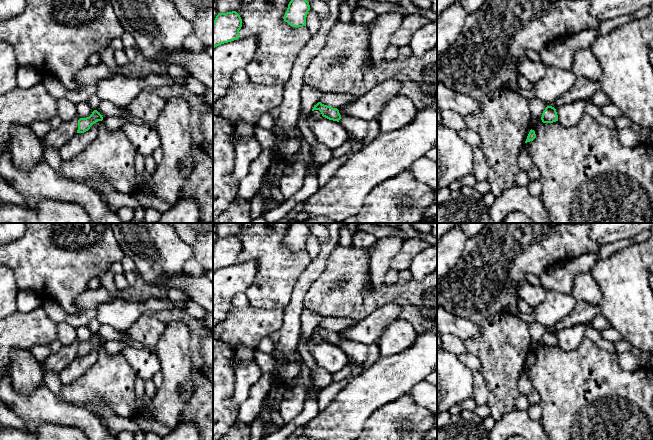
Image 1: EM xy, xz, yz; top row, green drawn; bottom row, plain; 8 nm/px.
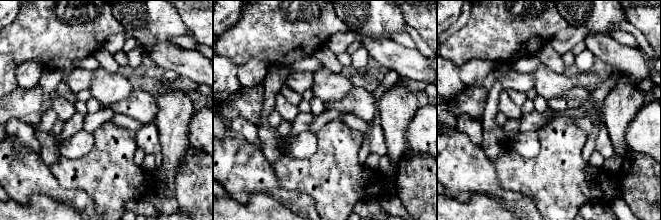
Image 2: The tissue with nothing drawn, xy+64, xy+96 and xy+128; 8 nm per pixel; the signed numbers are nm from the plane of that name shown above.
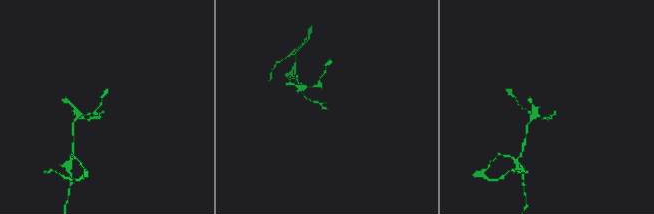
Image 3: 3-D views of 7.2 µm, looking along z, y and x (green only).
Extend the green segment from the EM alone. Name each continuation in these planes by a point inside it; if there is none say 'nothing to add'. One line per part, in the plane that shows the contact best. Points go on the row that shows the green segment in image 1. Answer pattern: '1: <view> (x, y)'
nothing to add

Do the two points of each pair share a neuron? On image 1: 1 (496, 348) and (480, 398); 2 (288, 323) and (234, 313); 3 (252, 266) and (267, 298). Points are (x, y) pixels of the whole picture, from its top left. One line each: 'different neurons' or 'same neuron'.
1: different neurons
2: different neurons
3: different neurons

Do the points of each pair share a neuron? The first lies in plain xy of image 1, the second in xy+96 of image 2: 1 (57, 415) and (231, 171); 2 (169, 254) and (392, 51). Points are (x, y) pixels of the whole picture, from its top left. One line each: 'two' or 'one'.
1: one
2: two

